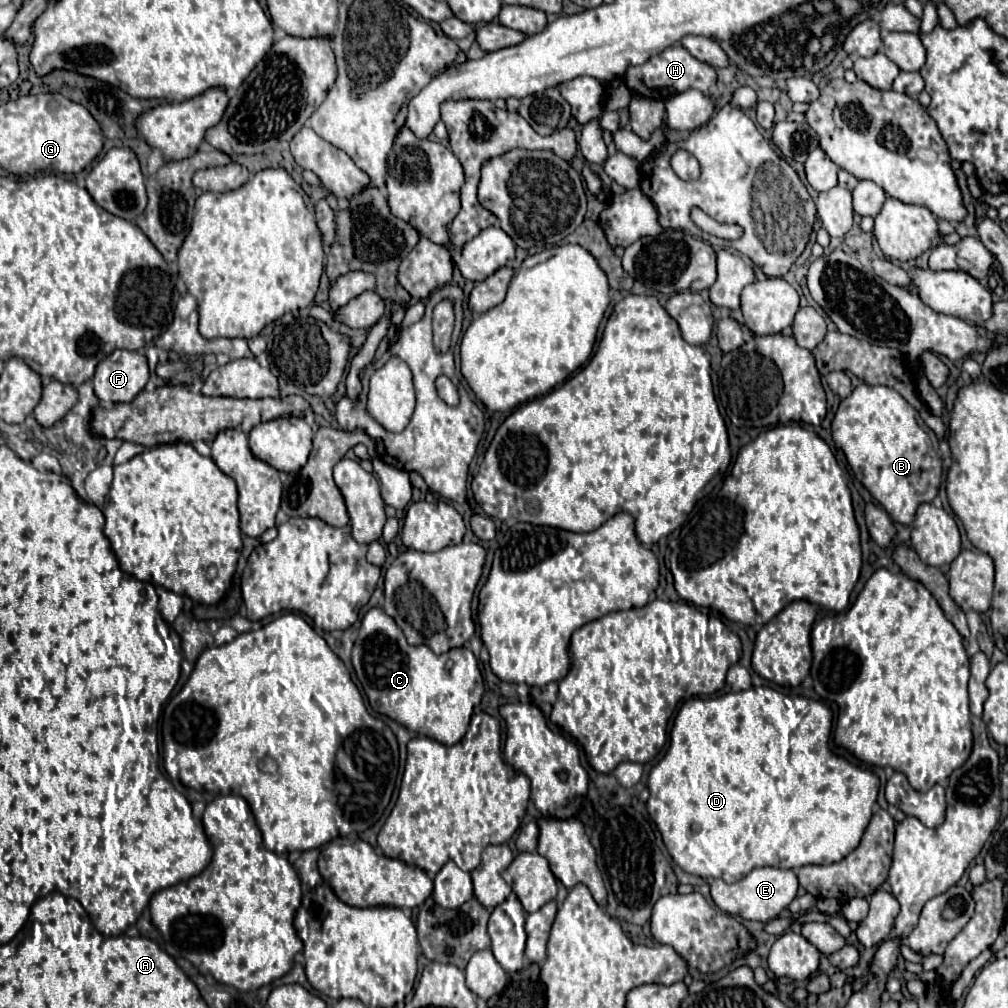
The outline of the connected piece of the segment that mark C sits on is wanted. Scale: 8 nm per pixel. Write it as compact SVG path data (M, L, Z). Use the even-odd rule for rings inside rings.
M379 607L369 609L361 621L353 647L353 669L377 713L443 745L455 745L465 735L474 707L483 697L483 677L469 649L435 655L425 645L411 647L395 621Z

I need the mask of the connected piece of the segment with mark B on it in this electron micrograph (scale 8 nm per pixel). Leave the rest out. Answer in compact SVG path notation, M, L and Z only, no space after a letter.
M861 383L841 401L831 423L833 441L843 449L855 477L901 525L911 525L917 507L937 497L943 473L941 457L931 449L931 439L919 427L915 415L917 409L895 389Z

